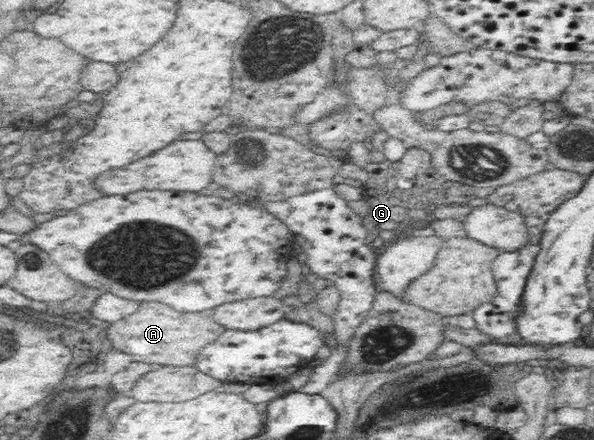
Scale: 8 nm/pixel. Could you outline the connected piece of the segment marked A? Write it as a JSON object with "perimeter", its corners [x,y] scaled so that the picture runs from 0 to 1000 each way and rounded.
{"perimeter":[[[239,686],[232,709],[204,723],[182,745],[182,768],[192,791],[226,809],[226,818],[232,823],[273,827],[273,832],[286,827],[313,832],[327,827],[337,791],[367,768],[367,759],[377,759],[377,750],[380,745],[374,741],[370,750],[370,741],[350,714],[306,714],[279,691]]]}

